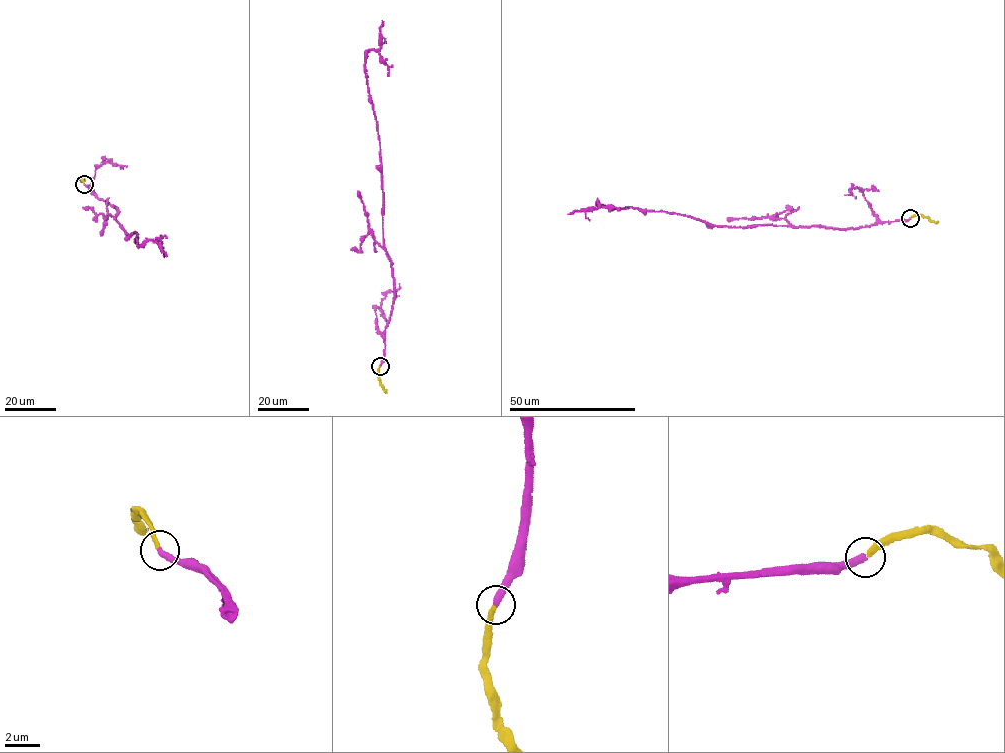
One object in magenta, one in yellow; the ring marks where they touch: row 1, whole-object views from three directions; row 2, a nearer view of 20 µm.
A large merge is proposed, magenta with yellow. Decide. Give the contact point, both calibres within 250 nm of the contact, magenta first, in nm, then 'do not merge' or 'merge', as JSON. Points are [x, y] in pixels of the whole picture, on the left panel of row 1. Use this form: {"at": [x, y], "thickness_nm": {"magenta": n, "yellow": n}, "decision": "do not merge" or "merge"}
{"at": [84, 184], "thickness_nm": {"magenta": 360, "yellow": 240}, "decision": "merge"}

